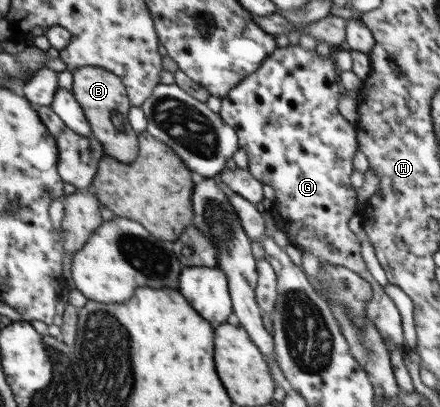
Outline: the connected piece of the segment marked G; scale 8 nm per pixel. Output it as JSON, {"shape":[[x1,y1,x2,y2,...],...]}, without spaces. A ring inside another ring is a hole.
{"shape":[[290,43,278,47,267,56,261,66,253,74,249,74,227,92,221,100,218,113,227,125,233,127,238,135,238,145,244,148,248,159,248,170,263,185,271,185,275,192,273,214,276,217,275,230,283,232,289,242,301,252,313,255,320,265,341,265,357,273,365,279,372,288,372,297,367,304,367,319,377,327,383,337,386,351,409,349,404,338,402,319,395,302,384,291,365,266,361,243,357,235,349,229,349,220,357,214,356,189,351,184,353,159,358,150,358,128,349,123,346,117,339,113,338,103,344,95,340,85,341,78,335,65,333,55,324,57,318,55,309,47,301,47,301,43]]}

